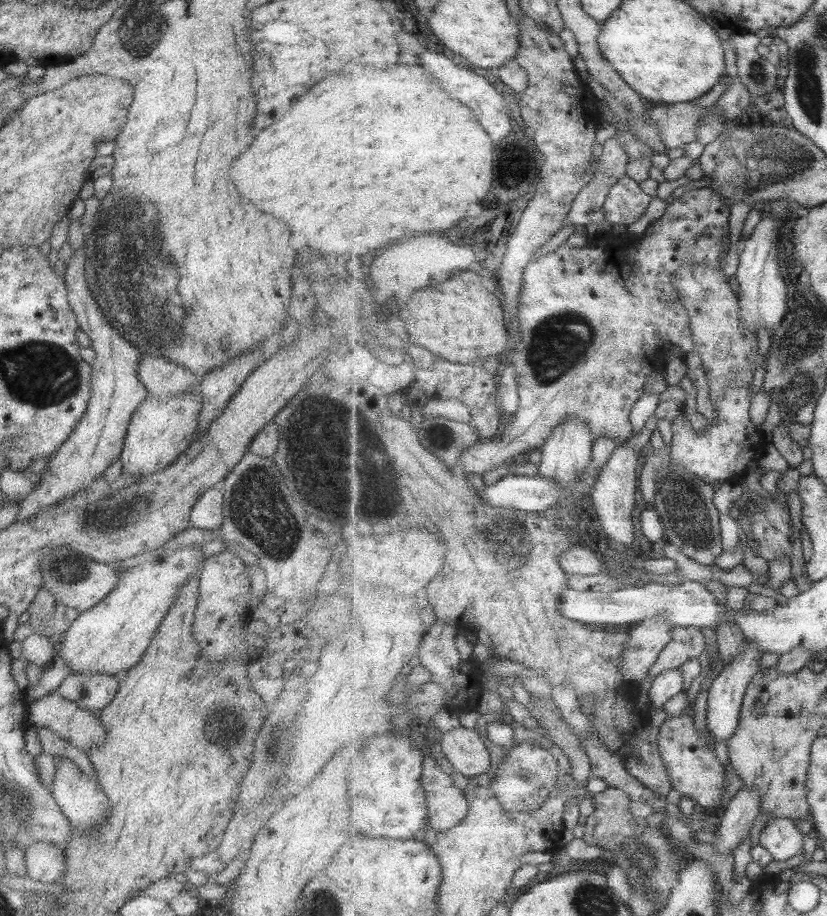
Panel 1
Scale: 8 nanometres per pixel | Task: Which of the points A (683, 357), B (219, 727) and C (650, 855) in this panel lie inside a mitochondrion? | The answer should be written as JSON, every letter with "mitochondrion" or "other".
{"A":"other","B":"mitochondrion","C":"mitochondrion"}

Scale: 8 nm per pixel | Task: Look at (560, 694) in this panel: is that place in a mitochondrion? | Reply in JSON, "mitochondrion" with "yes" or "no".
{"mitochondrion":"no"}

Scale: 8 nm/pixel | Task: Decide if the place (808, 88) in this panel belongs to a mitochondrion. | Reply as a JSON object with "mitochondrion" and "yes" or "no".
{"mitochondrion":"yes"}

